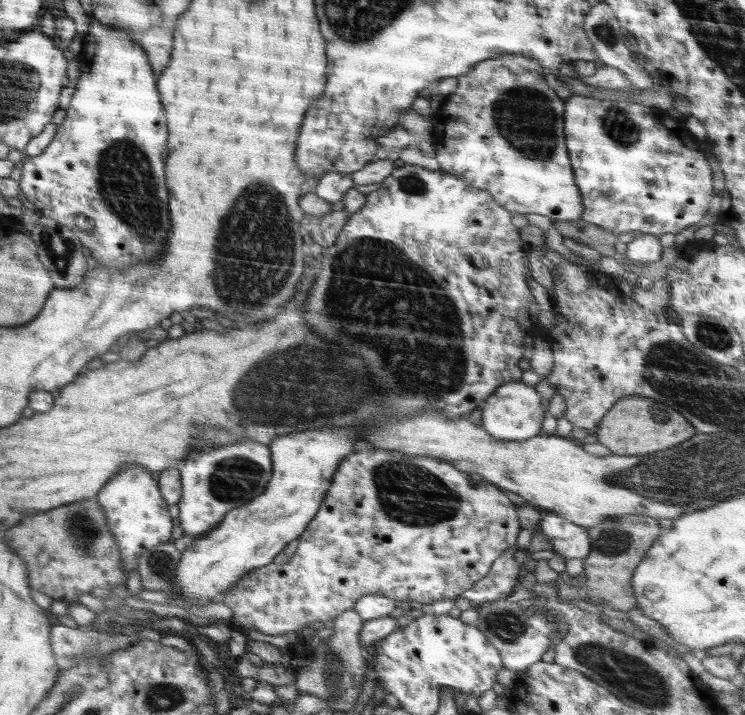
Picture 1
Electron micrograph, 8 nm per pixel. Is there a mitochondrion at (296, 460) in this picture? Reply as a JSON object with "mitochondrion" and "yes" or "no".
{"mitochondrion":"no"}

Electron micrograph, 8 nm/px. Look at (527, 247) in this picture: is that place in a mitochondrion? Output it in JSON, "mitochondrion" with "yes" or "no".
{"mitochondrion":"no"}

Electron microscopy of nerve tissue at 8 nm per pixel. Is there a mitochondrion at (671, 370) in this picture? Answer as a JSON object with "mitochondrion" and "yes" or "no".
{"mitochondrion":"yes"}

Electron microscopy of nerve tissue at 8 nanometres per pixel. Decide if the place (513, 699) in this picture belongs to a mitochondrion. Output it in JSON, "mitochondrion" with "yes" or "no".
{"mitochondrion":"no"}

